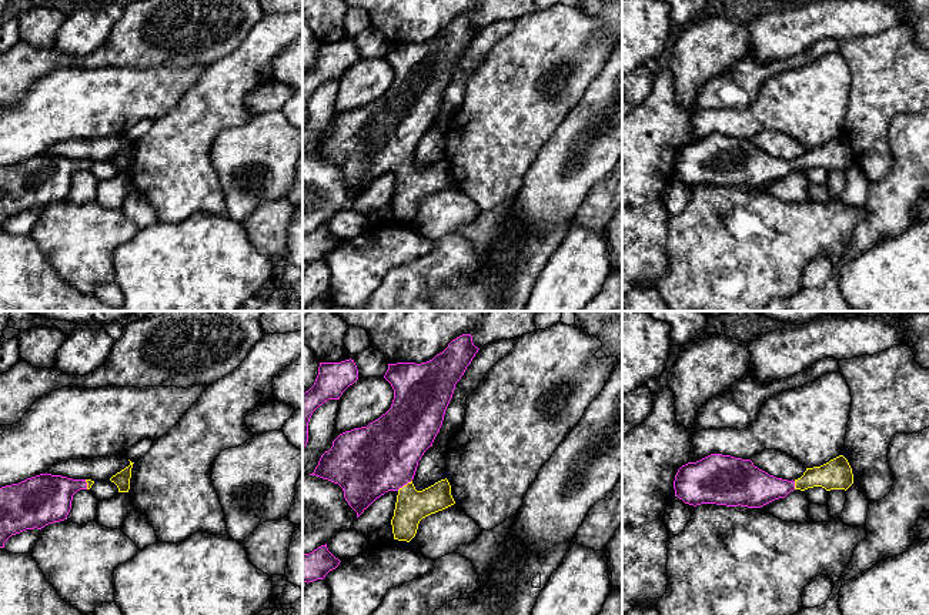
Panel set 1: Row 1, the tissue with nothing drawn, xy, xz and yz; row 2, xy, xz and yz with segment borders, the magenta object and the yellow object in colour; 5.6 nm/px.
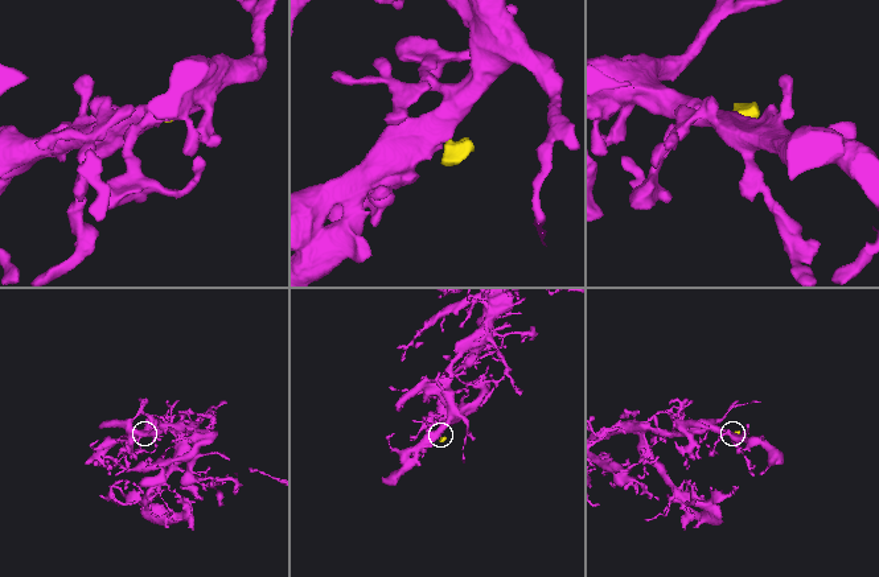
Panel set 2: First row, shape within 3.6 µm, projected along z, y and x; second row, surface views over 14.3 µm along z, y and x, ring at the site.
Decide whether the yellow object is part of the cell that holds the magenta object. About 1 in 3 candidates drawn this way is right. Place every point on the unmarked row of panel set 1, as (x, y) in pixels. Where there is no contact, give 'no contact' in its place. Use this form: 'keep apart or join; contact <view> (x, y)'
join; contact xz (404, 164)

